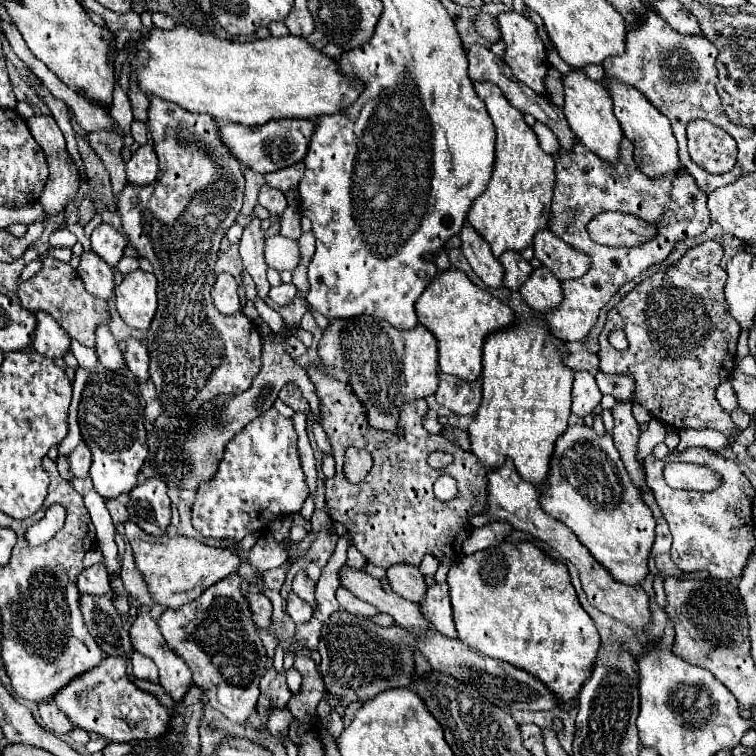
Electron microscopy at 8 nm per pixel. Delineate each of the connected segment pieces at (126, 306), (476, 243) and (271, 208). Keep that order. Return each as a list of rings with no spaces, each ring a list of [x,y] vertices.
[[[147,271],[127,273],[123,283],[115,289],[115,307],[121,319],[133,327],[145,331],[157,309],[157,279]]]
[[[465,223],[459,237],[461,237],[463,255],[471,263],[473,271],[483,279],[483,283],[487,287],[503,287],[503,283],[501,283],[503,267],[491,253],[489,245],[479,237],[479,233],[475,233],[475,229],[471,229],[471,225]]]
[[[264,184],[259,191],[259,203],[261,203],[271,215],[281,215],[288,206],[283,191],[272,188],[267,184]]]

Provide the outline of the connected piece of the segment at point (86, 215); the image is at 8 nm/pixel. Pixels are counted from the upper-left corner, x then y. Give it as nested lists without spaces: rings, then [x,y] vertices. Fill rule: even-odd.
[[[85,197],[85,199],[81,201],[81,205],[79,205],[79,219],[77,219],[77,223],[79,223],[81,227],[85,227],[93,217],[95,217],[93,201],[91,201],[91,197]]]

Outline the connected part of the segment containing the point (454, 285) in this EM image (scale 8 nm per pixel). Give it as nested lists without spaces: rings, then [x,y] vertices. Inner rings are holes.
[[[459,269],[437,273],[433,283],[429,283],[429,287],[417,299],[415,311],[419,323],[427,327],[439,343],[439,371],[465,381],[475,381],[481,375],[481,349],[487,333],[513,323],[513,311],[489,291],[473,285]]]

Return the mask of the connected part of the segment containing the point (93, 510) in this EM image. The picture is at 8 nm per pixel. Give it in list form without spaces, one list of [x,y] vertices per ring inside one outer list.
[[[91,477],[71,479],[71,485],[85,499],[85,505],[89,509],[91,521],[93,521],[95,531],[97,531],[97,545],[101,547],[101,551],[105,555],[105,565],[109,569],[109,575],[119,575],[121,563],[119,563],[117,545],[115,545],[115,525],[111,521],[111,515],[105,507],[103,497],[99,497],[99,493],[95,493],[95,487],[91,485]]]

